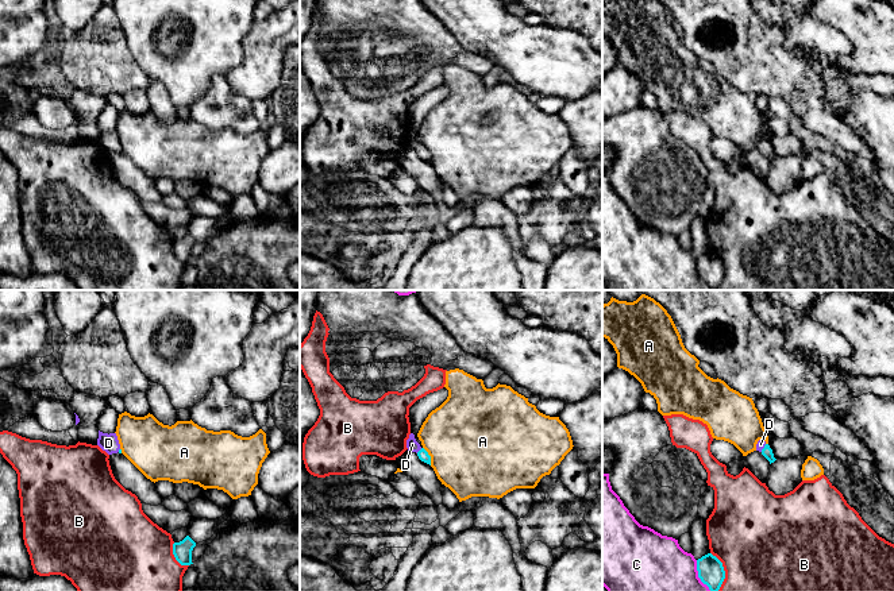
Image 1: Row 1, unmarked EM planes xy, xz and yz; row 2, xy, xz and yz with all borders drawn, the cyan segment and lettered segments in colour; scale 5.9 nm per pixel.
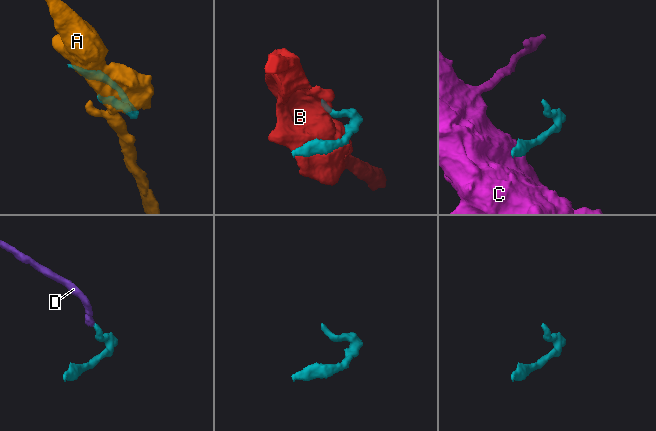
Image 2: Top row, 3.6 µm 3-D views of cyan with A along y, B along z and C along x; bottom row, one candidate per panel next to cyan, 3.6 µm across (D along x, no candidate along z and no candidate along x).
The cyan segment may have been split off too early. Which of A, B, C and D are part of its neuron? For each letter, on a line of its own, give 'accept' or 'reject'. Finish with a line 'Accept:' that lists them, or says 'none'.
A: reject
B: reject
C: reject
D: accept
Accept: D

